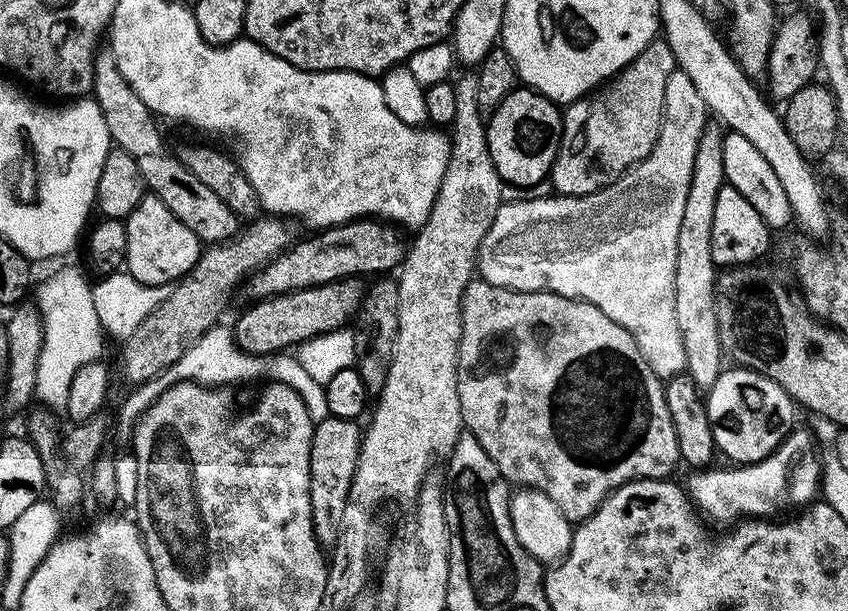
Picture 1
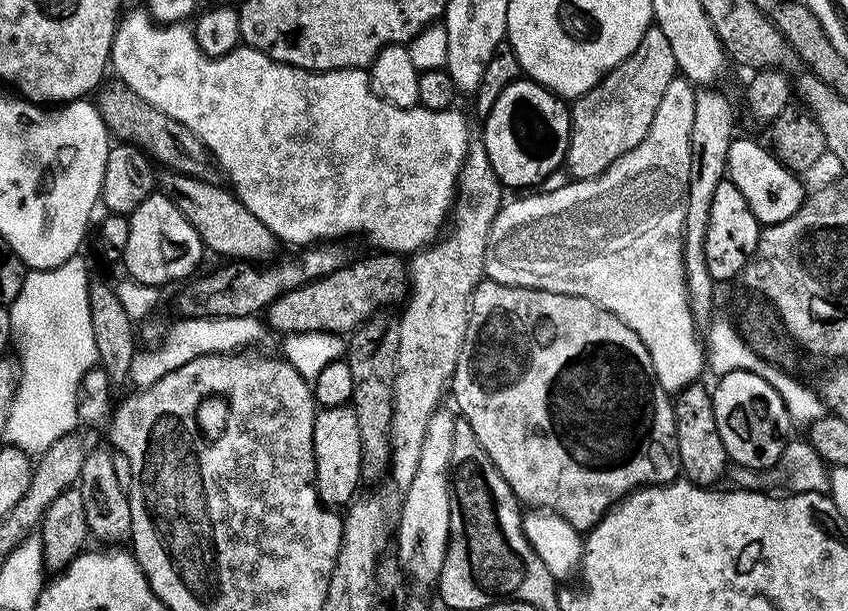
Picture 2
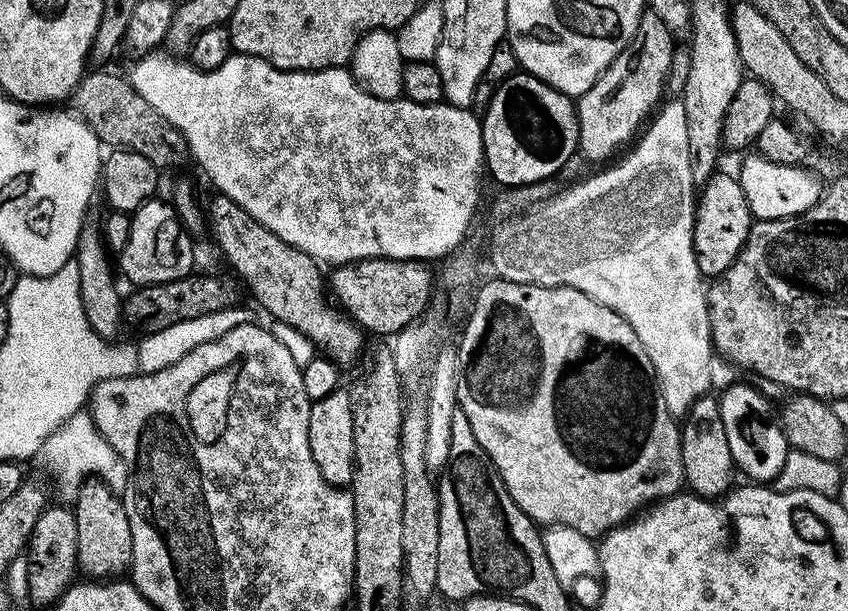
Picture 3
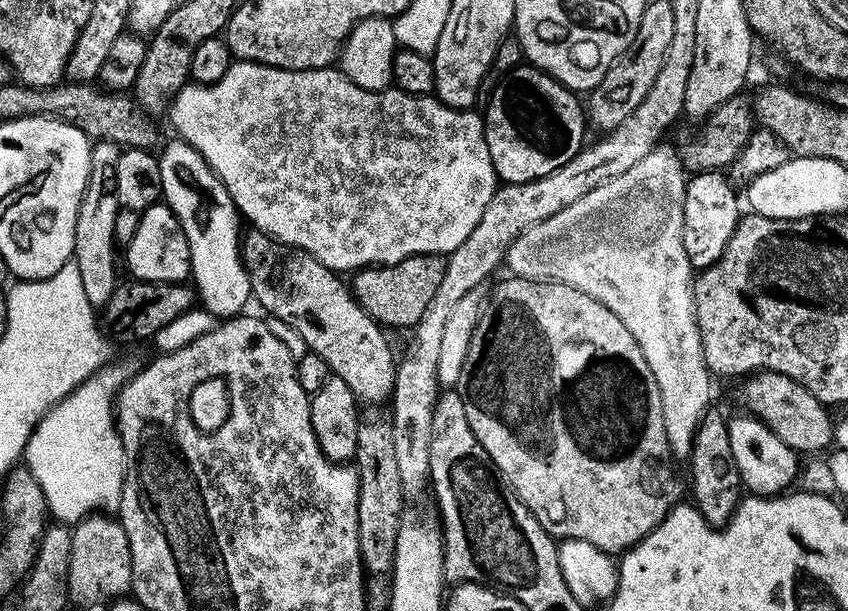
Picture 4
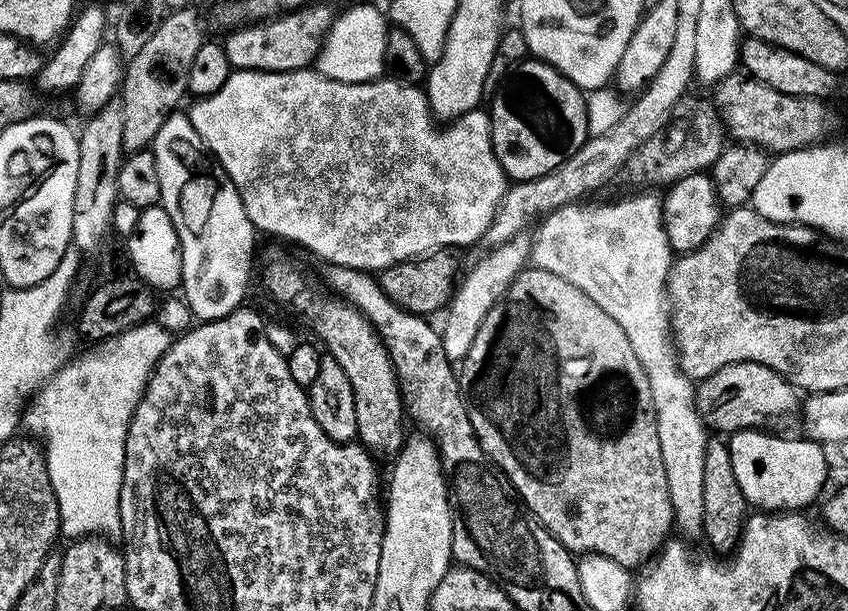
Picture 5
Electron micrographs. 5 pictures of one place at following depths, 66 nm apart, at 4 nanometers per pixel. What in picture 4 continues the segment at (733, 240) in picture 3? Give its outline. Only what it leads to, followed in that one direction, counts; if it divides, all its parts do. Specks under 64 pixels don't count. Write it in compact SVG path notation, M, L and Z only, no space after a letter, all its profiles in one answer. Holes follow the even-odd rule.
M701 170L695 175L691 177L687 181L685 190L684 190L684 249L686 250L686 254L690 258L690 262L692 263L693 269L696 270L703 270L705 268L708 268L712 265L713 262L719 260L721 254L724 252L725 248L728 247L728 243L732 241L732 236L736 232L736 226L740 223L742 219L742 211L740 212L740 204L742 208L742 200L740 197L740 200L738 197L736 197L736 192L734 189L732 189L732 184L730 181L727 180L726 177L724 177L725 173L720 170Z

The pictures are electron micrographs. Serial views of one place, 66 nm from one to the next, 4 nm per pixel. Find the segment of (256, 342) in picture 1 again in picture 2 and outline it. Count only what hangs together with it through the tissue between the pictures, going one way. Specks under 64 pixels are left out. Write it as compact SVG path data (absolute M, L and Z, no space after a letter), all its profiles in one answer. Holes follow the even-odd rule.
M396 254L372 255L376 256L353 259L334 270L334 274L282 294L266 309L269 326L279 334L306 331L351 334L381 310L391 309L391 304L399 305L410 287L405 261L400 261L403 259Z

